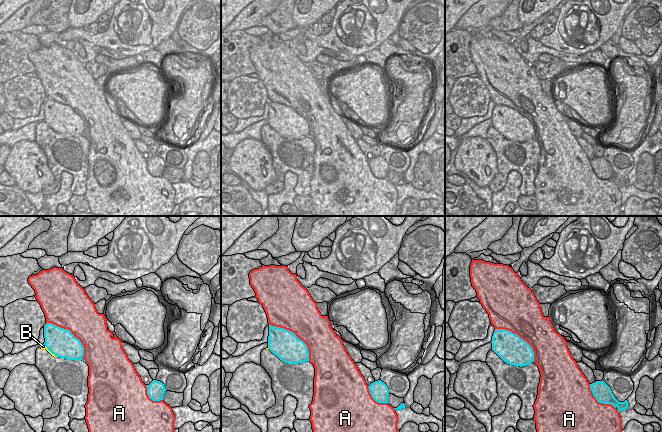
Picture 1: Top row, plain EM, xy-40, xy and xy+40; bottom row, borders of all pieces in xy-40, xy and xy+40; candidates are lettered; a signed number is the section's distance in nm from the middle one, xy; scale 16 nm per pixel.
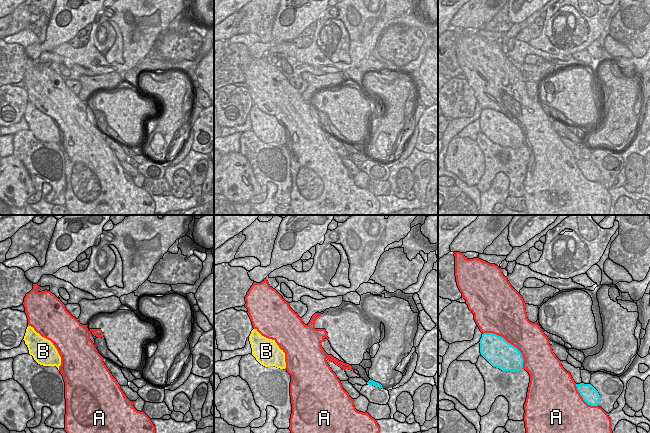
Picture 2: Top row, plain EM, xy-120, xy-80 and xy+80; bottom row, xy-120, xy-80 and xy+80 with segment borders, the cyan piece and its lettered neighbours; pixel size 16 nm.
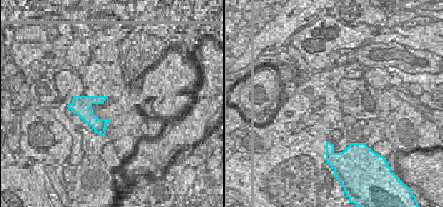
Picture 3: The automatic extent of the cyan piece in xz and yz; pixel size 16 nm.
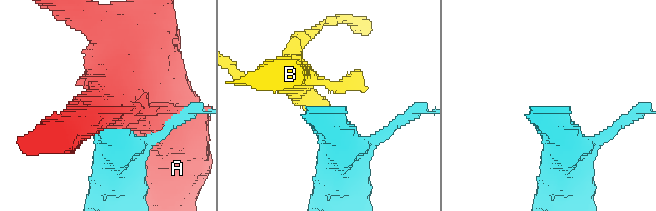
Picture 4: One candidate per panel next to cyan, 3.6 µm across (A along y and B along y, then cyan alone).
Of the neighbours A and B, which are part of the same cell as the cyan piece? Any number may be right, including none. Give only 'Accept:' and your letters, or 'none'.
Accept: B

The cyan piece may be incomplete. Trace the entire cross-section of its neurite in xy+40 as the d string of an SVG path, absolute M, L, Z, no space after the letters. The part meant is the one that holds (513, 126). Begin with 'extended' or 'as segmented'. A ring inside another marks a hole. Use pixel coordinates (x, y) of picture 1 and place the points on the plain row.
as segmented; M495 105L492 126L507 140L526 142L534 138L532 123L517 110L505 105Z

